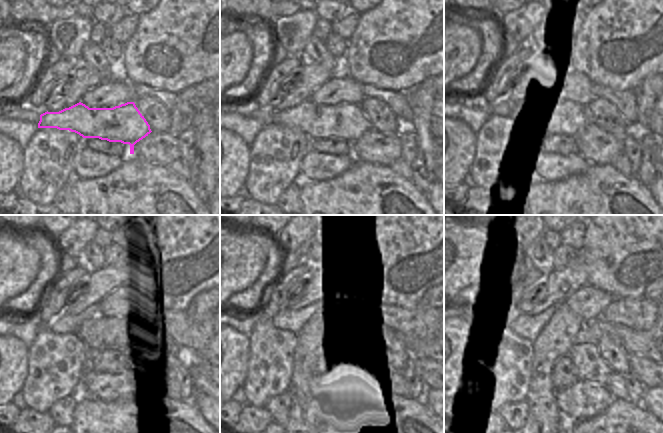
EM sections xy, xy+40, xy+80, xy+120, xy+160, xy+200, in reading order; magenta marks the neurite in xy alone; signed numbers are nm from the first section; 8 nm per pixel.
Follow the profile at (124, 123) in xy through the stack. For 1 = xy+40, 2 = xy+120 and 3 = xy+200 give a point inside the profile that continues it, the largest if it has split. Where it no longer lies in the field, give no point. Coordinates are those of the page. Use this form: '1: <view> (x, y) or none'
1: xy+40 (346, 121)
2: xy+120 (99, 333)
3: xy+200 (569, 339)

